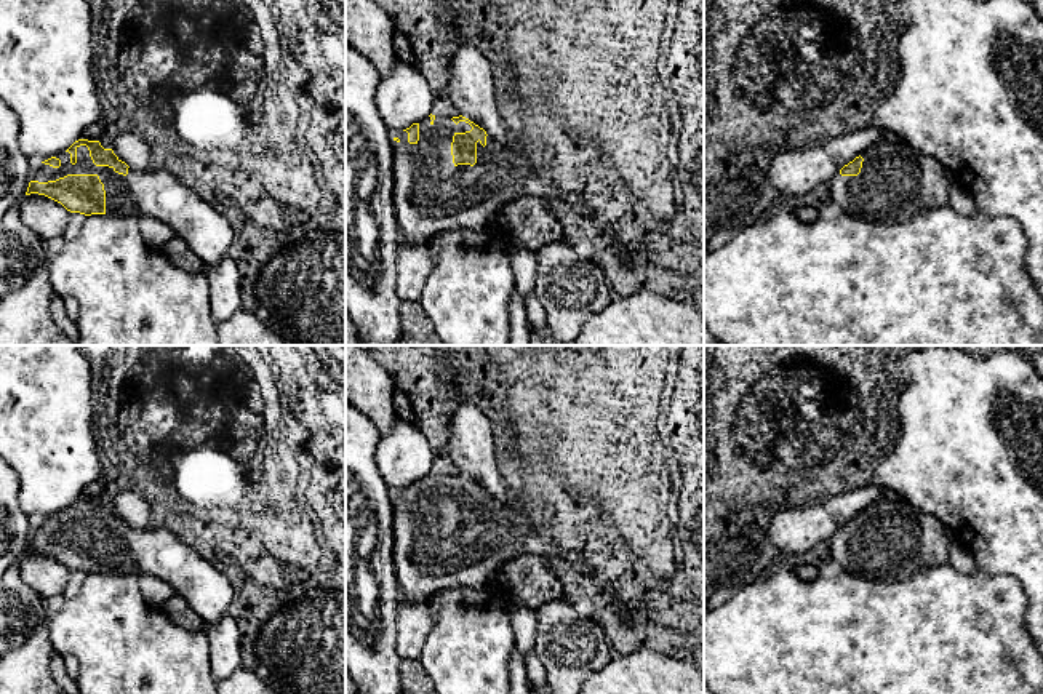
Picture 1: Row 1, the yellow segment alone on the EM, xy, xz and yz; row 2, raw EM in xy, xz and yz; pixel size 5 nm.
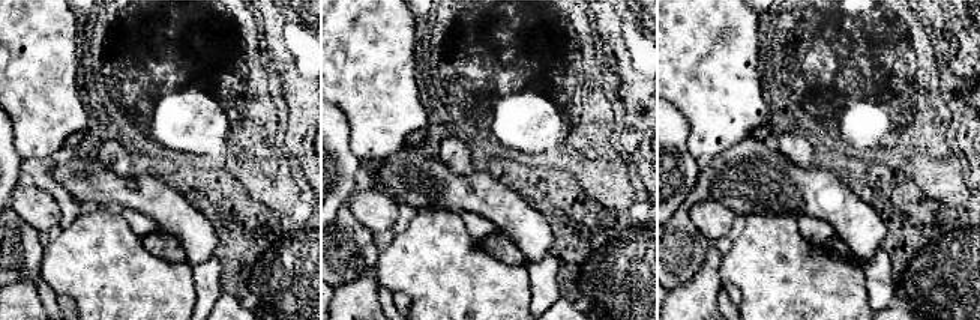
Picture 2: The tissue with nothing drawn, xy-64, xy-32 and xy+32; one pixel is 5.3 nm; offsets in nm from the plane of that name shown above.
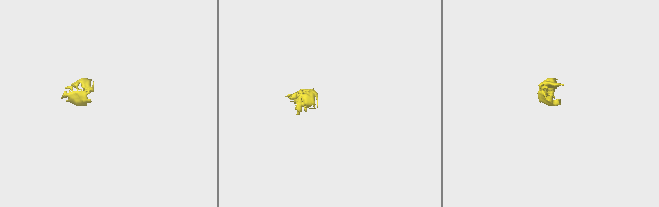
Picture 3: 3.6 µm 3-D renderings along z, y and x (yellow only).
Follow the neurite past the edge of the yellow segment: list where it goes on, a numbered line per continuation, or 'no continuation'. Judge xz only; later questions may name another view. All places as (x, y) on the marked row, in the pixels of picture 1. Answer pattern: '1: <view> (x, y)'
1: xz (431, 194)

